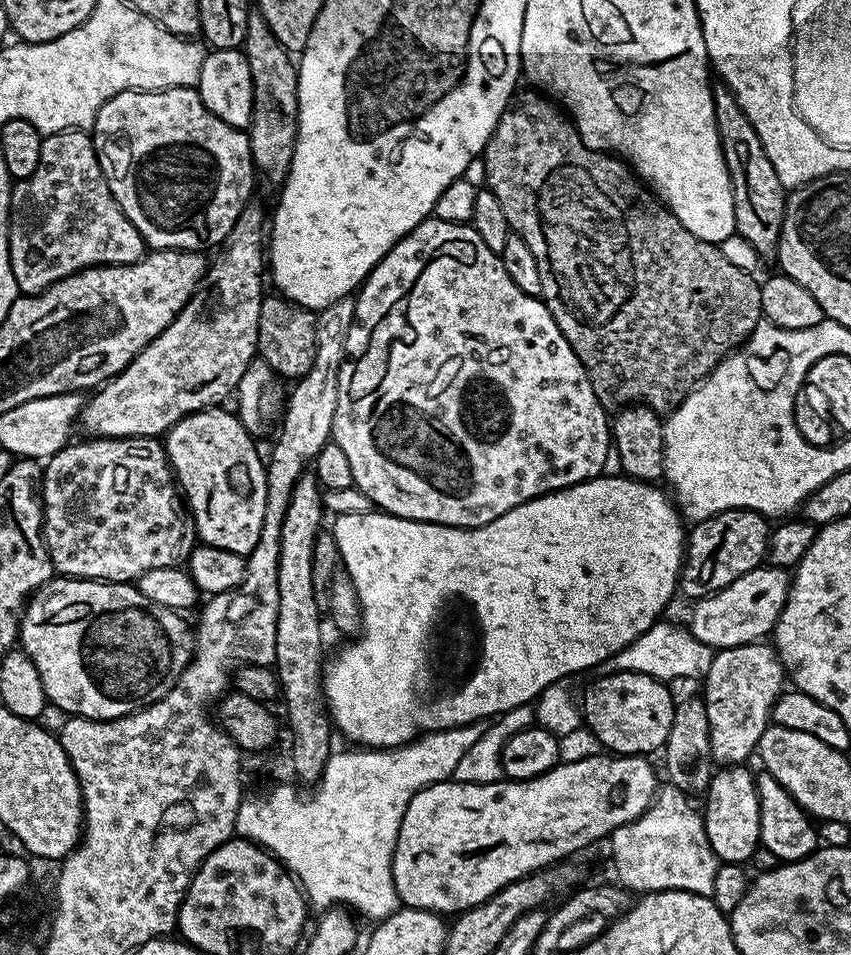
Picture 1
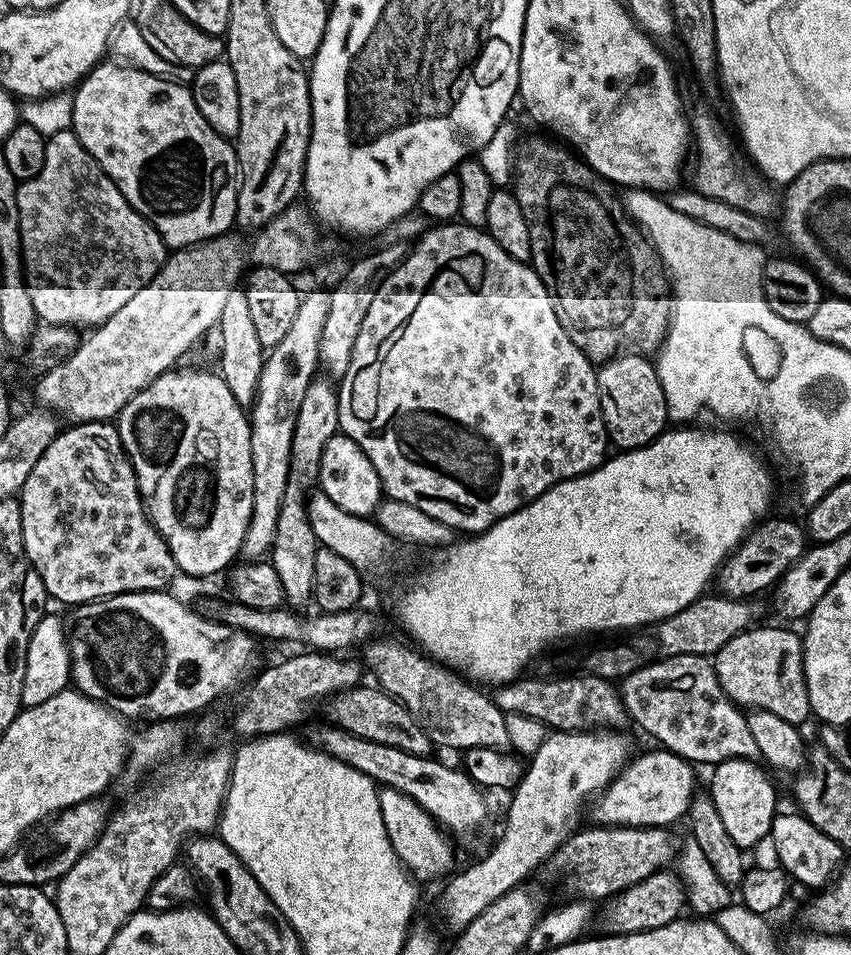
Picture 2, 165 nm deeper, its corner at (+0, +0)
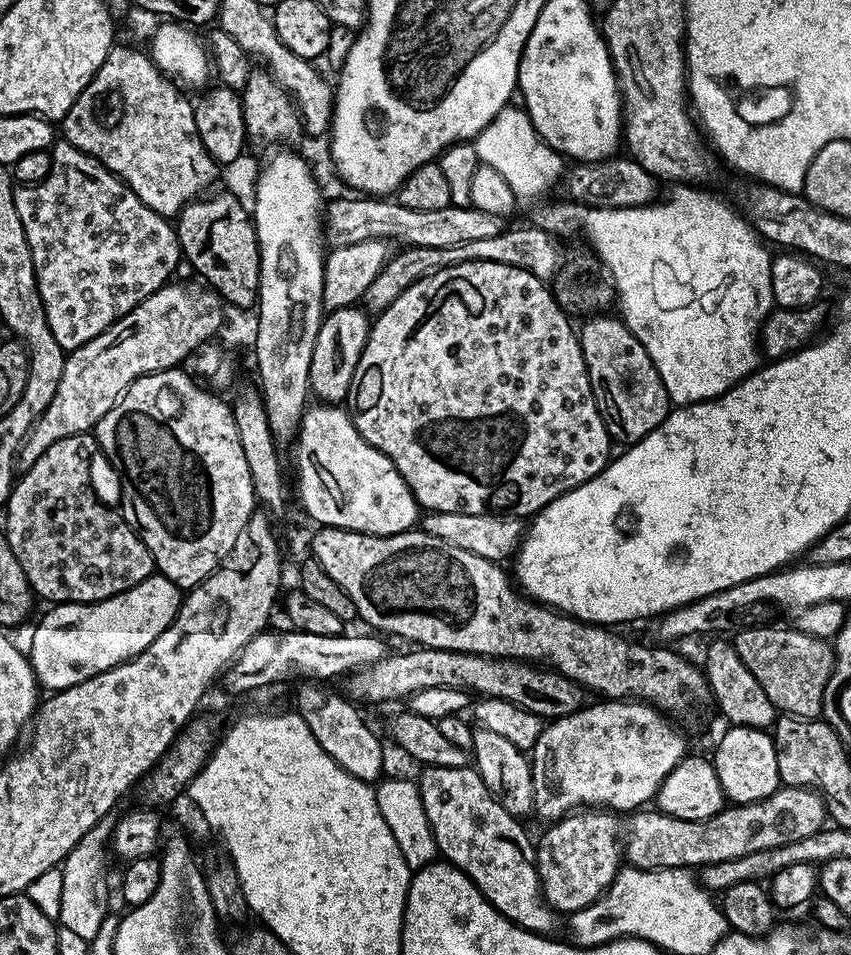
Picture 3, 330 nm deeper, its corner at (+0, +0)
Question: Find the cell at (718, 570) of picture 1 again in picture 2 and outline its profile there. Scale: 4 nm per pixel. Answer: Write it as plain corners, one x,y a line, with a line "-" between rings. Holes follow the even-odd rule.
764,518
749,531
744,540
732,551
718,573
719,591
733,600
747,600
759,597
779,584
780,579
804,557
806,551
806,528
796,520
772,520

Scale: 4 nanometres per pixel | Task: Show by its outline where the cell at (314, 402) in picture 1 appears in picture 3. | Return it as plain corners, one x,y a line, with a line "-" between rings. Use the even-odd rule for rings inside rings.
543,227
540,228
512,228
498,233
494,238
482,238
482,242
470,242
462,246
453,248
410,248
401,247
400,252
393,255
382,266
382,274
366,286
362,304
369,313
379,314
402,294
415,280
421,280
430,272
435,272
437,268
445,268
451,264
460,264
463,260
489,260
490,262
502,262
506,266
518,266
530,274
534,274
539,280
551,281
561,268
562,255
560,248
556,245
556,240

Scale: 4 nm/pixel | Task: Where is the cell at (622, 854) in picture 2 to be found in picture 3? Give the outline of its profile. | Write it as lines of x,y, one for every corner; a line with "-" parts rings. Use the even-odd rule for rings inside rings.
783,786
765,800
726,806
705,820
674,818
659,810
648,811
631,813
622,836
623,859
643,872
659,868
699,870
706,864
746,858
746,854
758,854
758,850
774,850
789,842
802,842
802,838
810,838
810,834
825,827
829,819
828,808
815,788

